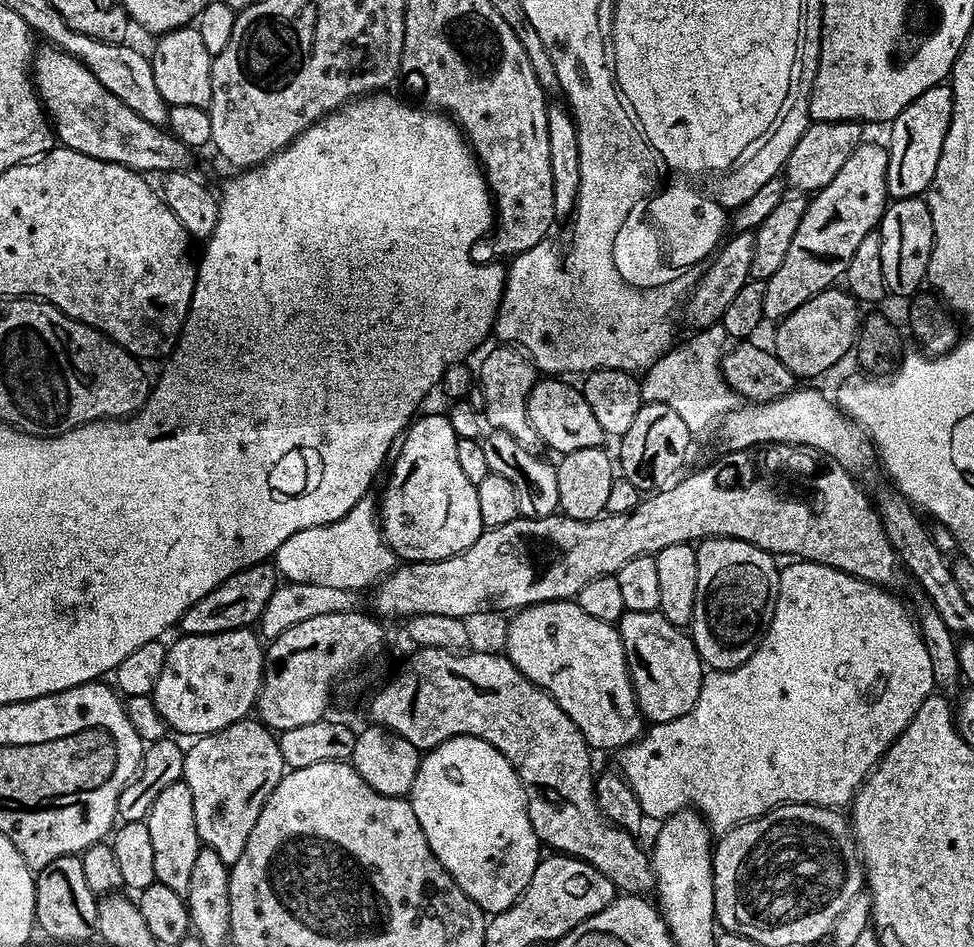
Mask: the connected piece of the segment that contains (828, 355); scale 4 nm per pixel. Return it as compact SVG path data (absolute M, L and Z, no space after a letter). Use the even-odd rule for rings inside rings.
M833 286L810 297L775 325L776 357L797 378L820 376L823 372L830 371L847 352L849 355L853 351L862 324L862 313L856 309L856 297L844 290L839 292L838 289L839 287Z

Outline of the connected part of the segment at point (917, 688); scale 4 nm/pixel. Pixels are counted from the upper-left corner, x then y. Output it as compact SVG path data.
M807 562L789 564L792 564L789 568L780 568L780 597L776 599L774 618L754 654L750 654L750 658L742 662L742 666L733 668L731 672L709 671L700 687L698 702L694 702L691 712L665 724L652 724L649 732L647 729L639 740L633 740L627 748L619 749L619 771L634 790L647 819L663 822L675 812L693 808L706 817L713 829L727 830L738 824L745 824L747 820L756 820L782 804L813 804L823 808L843 809L851 805L854 793L882 759L884 751L897 740L902 730L906 730L918 706L922 706L927 696L933 695L938 679L938 673L932 669L934 657L926 650L924 639L920 637L920 629L913 617L911 620L907 610L890 593L884 592L888 590L830 566Z

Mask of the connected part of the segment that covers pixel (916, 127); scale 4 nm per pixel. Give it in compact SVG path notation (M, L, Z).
M945 82L938 86L930 86L926 94L918 94L902 114L898 114L891 121L892 144L887 145L888 150L888 194L892 200L901 200L911 196L923 197L928 191L930 182L934 178L934 170L938 170L938 158L942 154L942 142L946 142L946 130L950 130L954 98L952 97L951 83Z

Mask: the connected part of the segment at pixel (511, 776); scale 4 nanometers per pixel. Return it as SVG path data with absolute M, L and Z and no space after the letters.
M455 736L446 742L442 742L437 748L429 748L423 753L418 774L414 778L414 786L410 793L414 818L418 818L418 826L422 826L422 834L426 834L426 842L430 842L430 850L442 862L449 874L458 882L458 886L463 890L475 904L486 914L495 914L509 908L526 890L530 878L534 878L534 870L540 865L542 859L542 841L537 838L534 826L528 817L528 794L526 785L518 778L514 766L509 760L498 751L490 742L486 742L477 736Z

